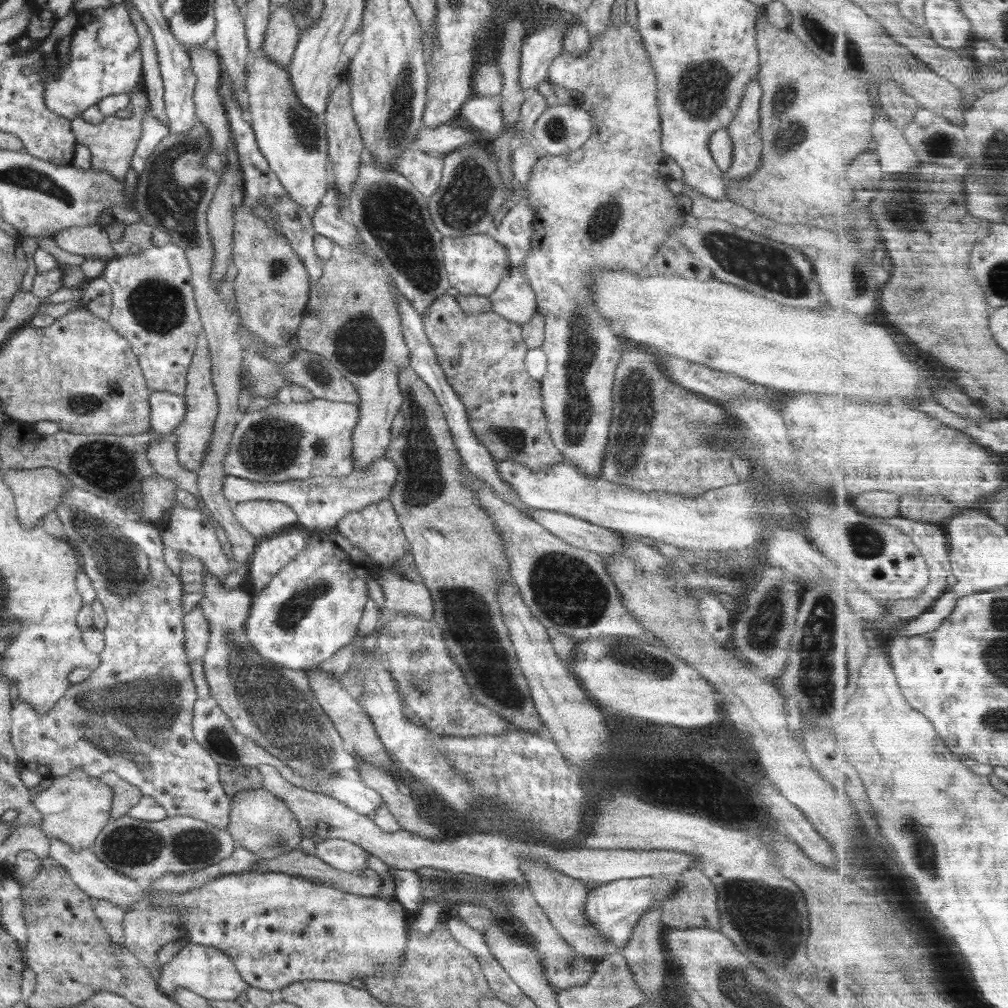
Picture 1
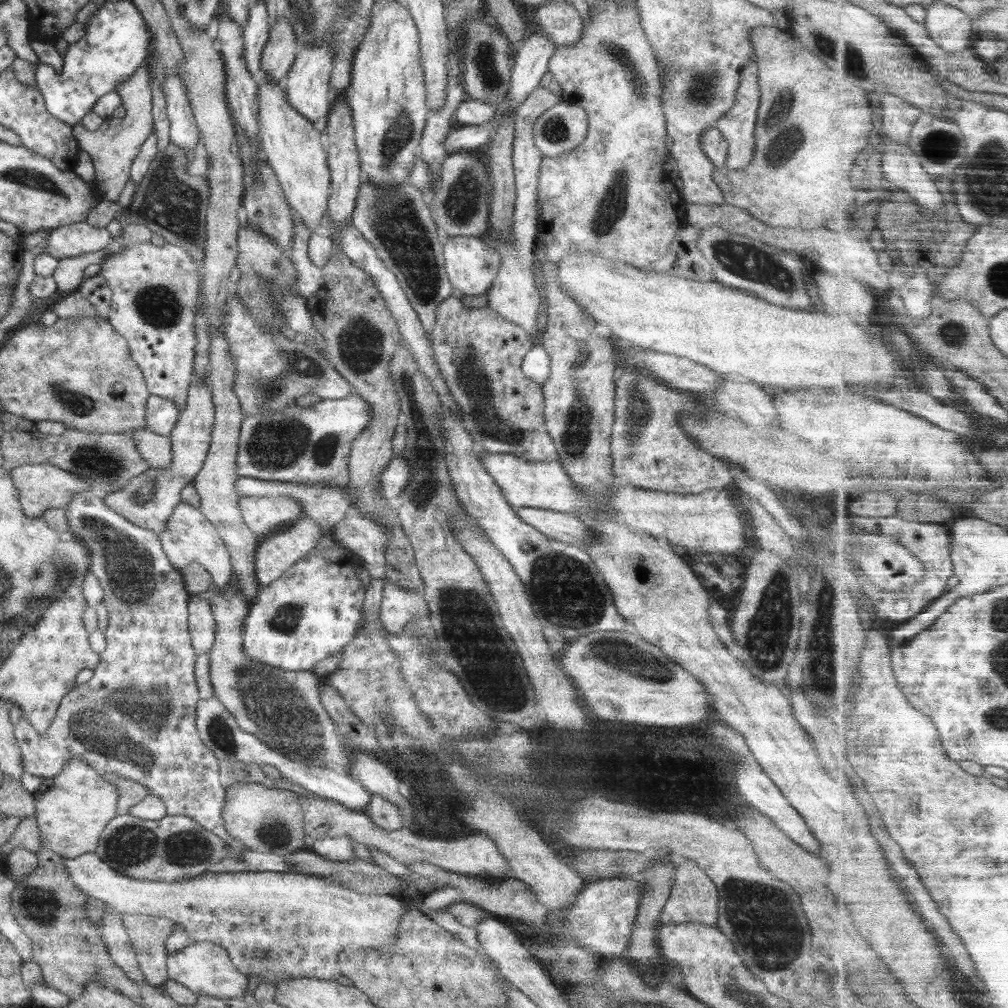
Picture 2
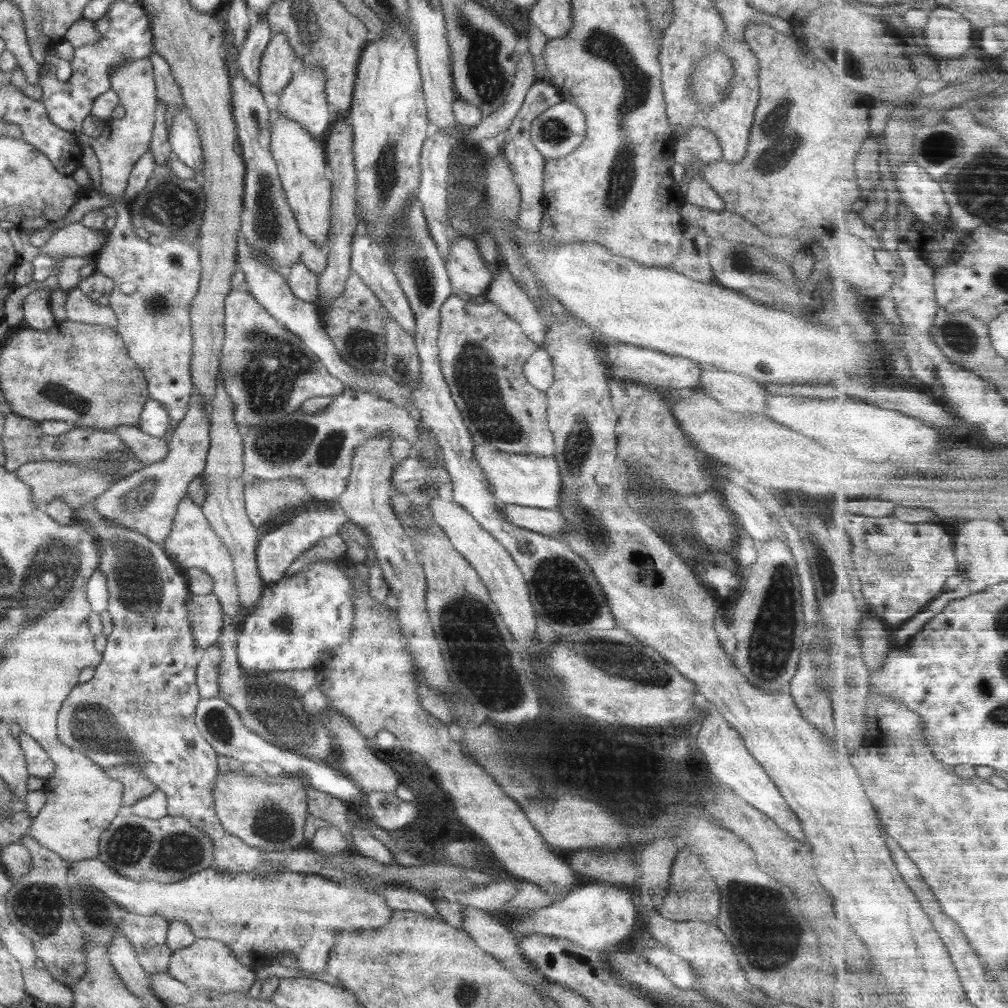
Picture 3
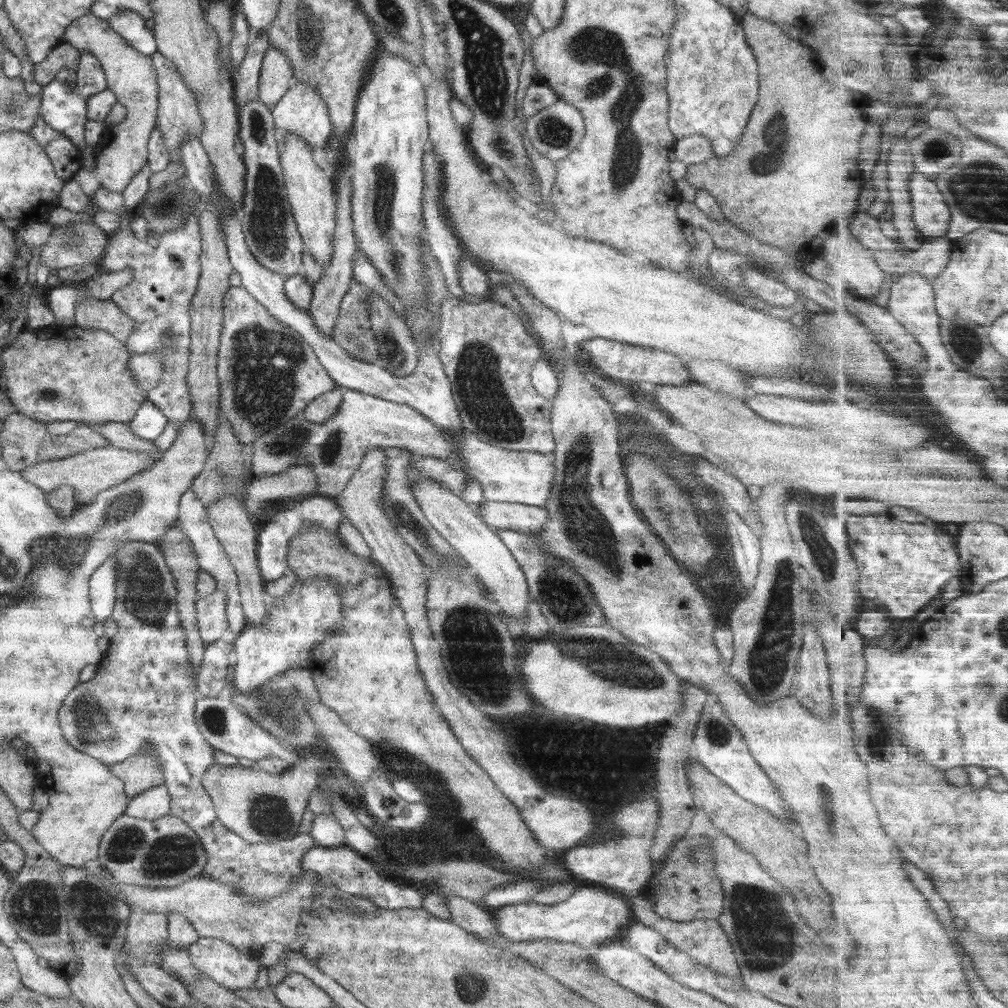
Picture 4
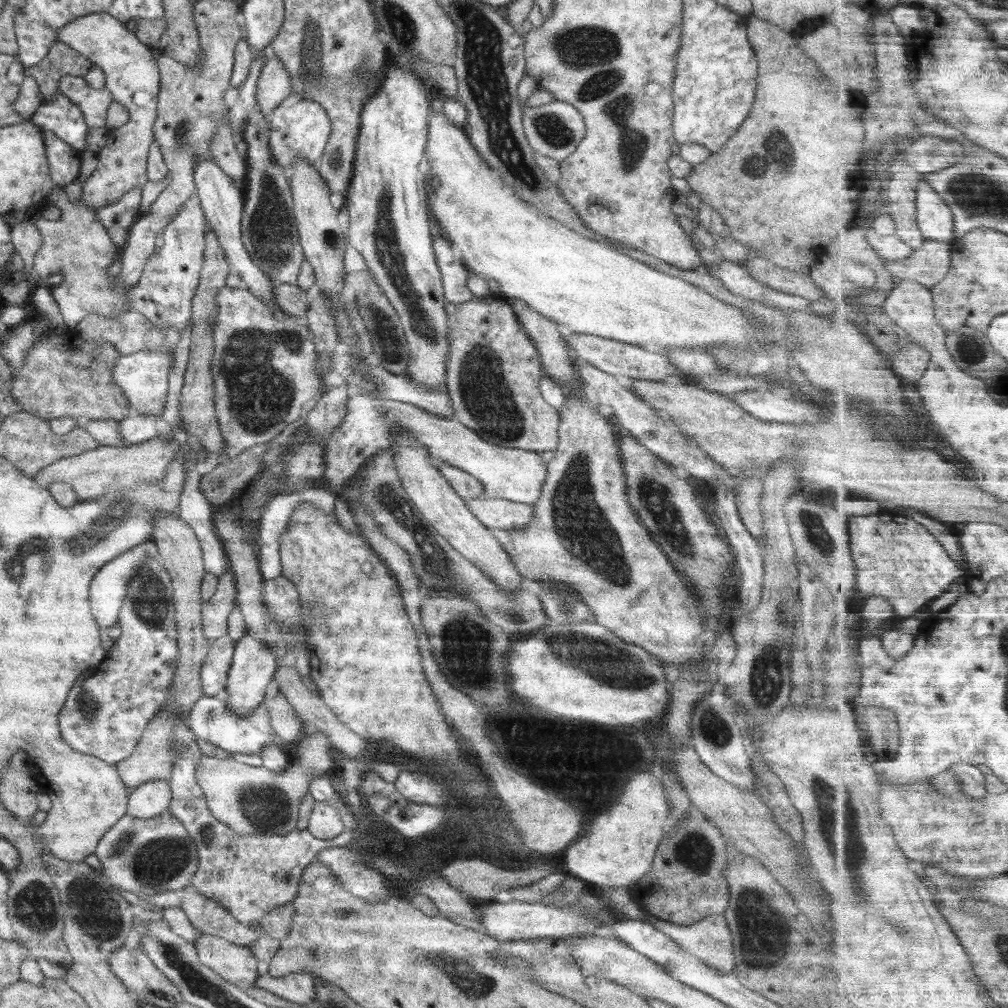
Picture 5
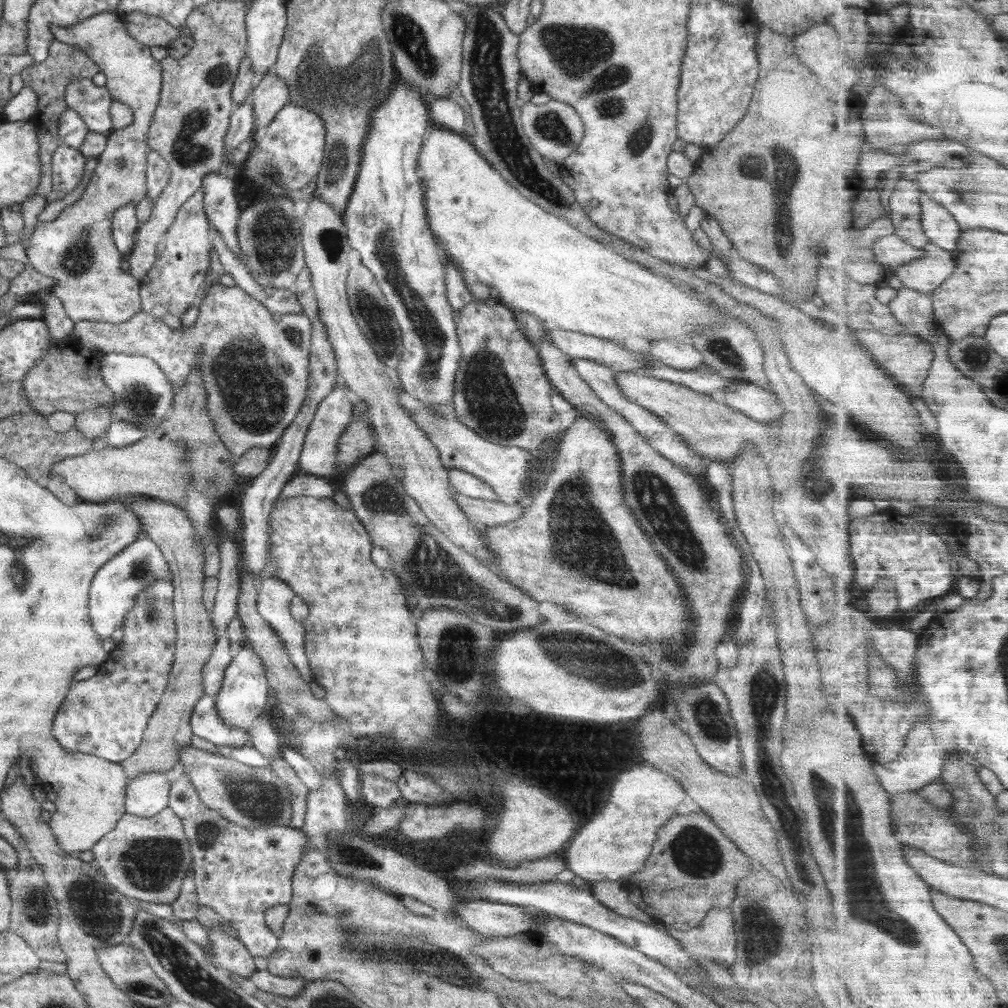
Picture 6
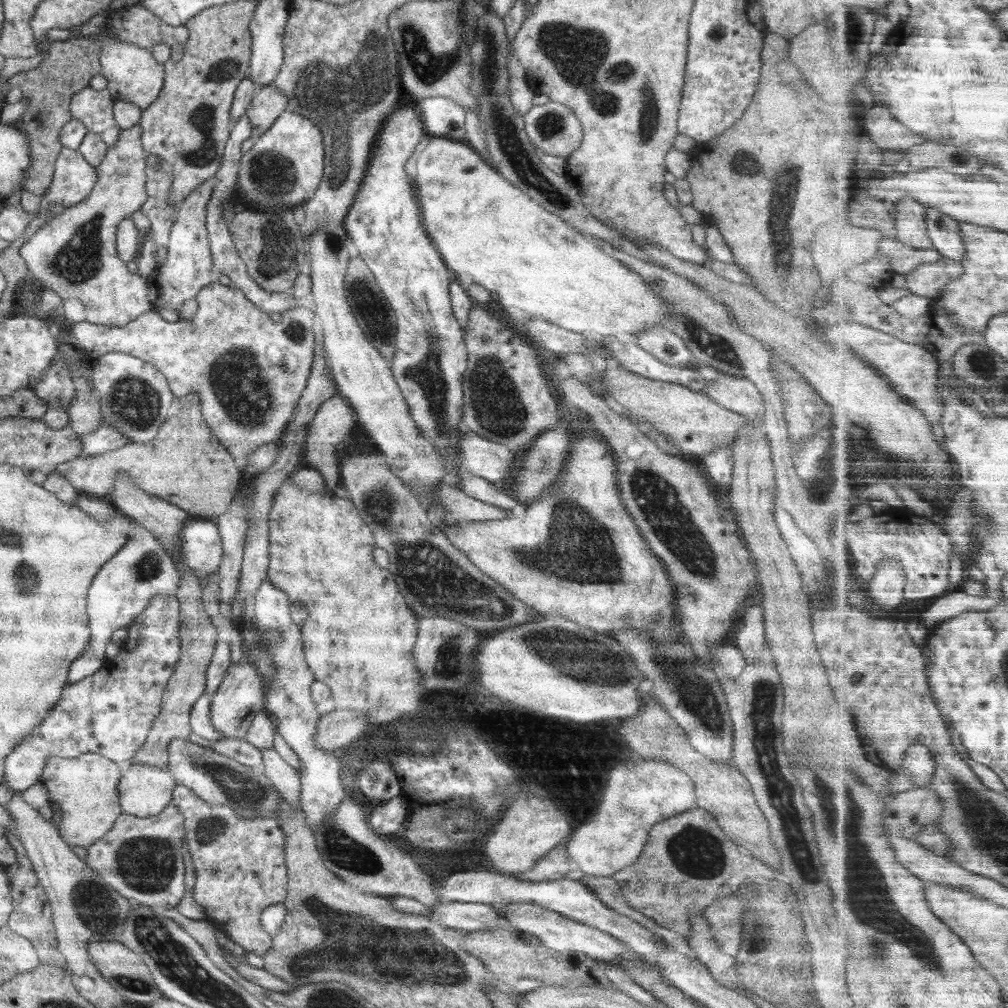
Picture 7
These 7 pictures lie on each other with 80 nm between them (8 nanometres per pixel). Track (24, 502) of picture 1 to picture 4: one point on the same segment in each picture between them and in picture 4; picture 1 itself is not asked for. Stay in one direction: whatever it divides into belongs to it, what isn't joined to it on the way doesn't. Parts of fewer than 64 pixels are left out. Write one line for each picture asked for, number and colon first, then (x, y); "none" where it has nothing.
2: (41, 486)
3: (48, 480)
4: (95, 470)

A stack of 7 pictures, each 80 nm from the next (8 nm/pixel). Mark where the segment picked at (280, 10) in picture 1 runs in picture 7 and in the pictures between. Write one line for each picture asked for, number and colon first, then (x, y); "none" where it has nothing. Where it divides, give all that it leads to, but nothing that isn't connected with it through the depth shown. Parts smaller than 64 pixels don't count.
2: (282, 48)
3: (278, 62)
4: (276, 76)
5: (274, 83)
6: (270, 94)
7: (268, 103)

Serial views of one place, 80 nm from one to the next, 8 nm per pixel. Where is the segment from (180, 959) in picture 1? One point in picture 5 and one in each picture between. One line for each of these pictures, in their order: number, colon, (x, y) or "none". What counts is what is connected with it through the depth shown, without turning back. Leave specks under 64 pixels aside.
2: (205, 968)
3: (209, 964)
4: (234, 970)
5: (236, 964)

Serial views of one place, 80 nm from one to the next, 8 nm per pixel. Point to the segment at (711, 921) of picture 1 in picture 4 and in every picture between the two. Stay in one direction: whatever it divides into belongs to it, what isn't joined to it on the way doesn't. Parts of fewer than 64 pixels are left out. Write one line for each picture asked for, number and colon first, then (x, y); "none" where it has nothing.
2: (694, 897)
3: (692, 895)
4: (685, 887)

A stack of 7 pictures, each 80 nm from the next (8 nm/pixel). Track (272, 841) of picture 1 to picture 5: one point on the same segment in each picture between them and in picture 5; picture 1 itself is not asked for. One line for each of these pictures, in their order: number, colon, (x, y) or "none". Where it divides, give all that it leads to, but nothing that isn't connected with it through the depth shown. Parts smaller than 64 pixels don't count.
2: (267, 820)
3: (270, 816)
4: (261, 808)
5: (250, 800)

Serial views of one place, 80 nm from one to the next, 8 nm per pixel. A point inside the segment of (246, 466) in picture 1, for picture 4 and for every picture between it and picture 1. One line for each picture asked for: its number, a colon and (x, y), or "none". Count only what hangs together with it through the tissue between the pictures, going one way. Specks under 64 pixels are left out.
2: (312, 443)
3: (317, 449)
4: (335, 449)

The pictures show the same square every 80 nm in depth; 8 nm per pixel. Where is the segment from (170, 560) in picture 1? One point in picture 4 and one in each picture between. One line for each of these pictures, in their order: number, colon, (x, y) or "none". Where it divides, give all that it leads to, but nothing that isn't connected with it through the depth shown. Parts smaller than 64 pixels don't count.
2: (189, 536)
3: (192, 543)
4: (212, 558)

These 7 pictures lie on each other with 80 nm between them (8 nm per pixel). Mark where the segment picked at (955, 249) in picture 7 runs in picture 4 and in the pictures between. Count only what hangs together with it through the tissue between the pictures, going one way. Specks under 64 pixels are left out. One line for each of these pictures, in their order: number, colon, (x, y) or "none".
4: (933, 215)
5: (936, 219)
6: (940, 225)

